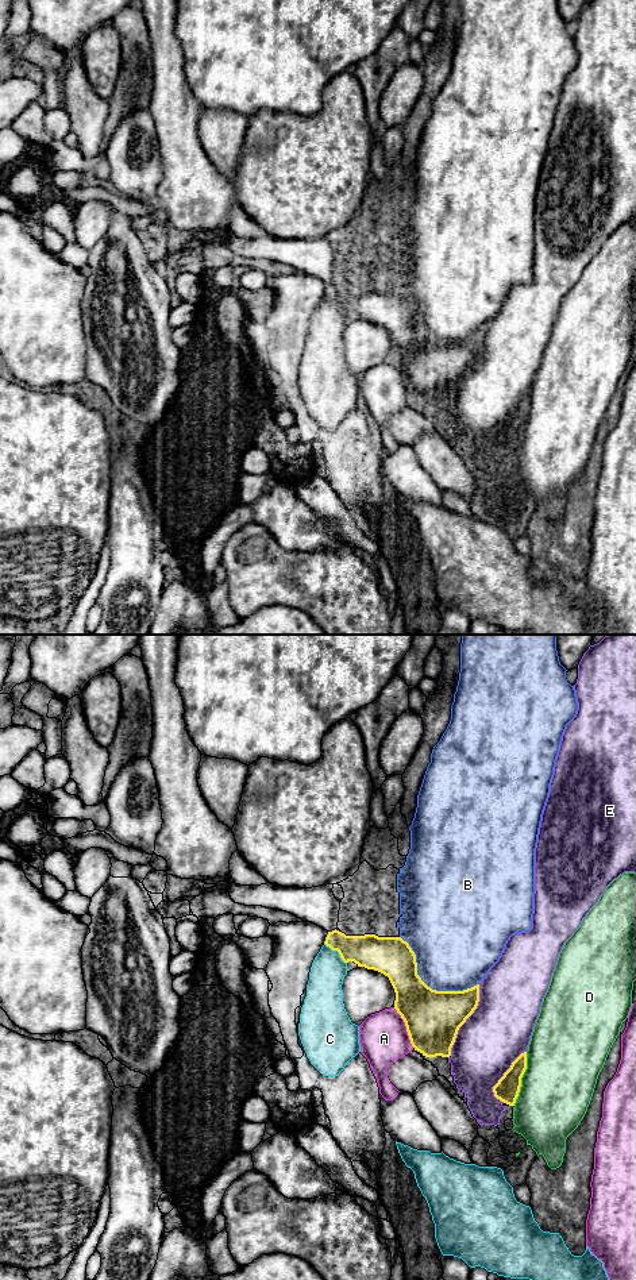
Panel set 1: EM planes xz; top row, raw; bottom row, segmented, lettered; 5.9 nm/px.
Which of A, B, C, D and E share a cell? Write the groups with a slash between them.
A / B / C / D / E

